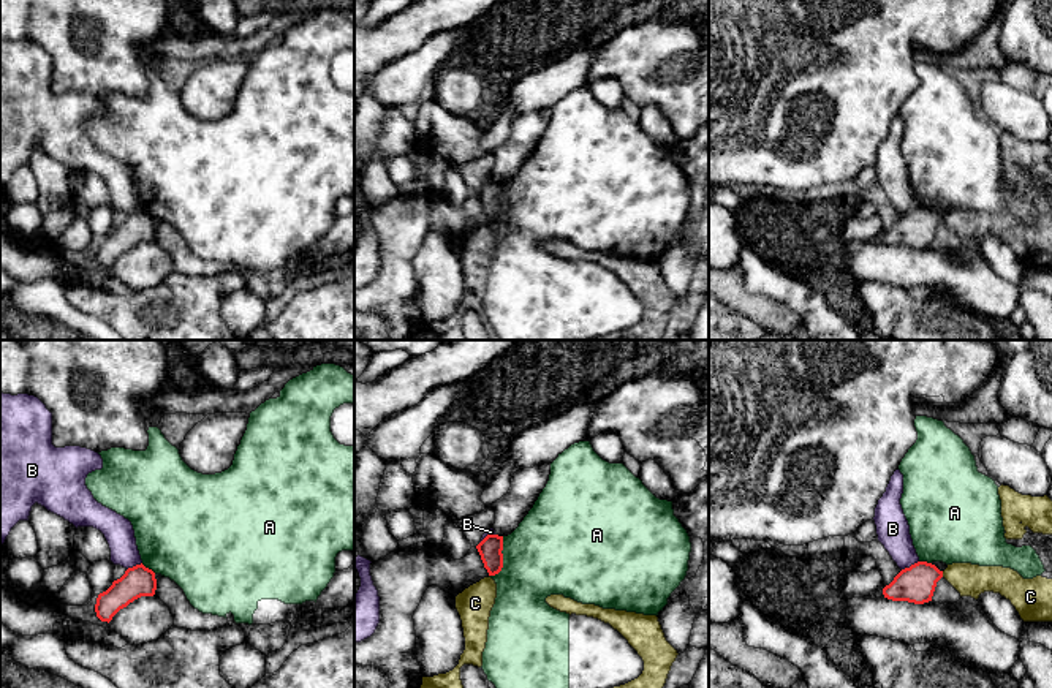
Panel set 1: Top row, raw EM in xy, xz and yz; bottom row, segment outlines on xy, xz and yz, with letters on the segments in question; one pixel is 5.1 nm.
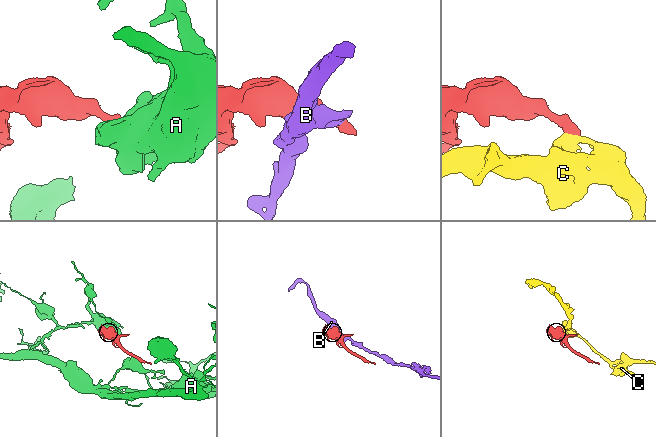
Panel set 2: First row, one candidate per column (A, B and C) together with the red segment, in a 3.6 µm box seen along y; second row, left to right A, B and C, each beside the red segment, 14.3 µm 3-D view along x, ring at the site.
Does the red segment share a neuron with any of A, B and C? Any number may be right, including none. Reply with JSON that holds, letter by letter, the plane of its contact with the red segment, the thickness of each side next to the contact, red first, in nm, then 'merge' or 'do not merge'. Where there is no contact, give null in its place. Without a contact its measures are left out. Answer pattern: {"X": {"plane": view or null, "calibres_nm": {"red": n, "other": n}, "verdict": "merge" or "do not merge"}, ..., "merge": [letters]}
{"A": {"plane": "xz", "calibres_nm": {"red": 120, "other": 420}, "verdict": "do not merge"}, "B": {"plane": "yz", "calibres_nm": {"red": 190, "other": 170}, "verdict": "do not merge"}, "C": {"plane": "yz", "calibres_nm": {"red": 190, "other": 160}, "verdict": "do not merge"}, "merge": []}

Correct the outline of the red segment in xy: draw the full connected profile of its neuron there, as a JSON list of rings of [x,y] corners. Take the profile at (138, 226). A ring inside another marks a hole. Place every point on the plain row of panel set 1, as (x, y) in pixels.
[[[142,209],[128,214],[125,220],[98,240],[95,258],[101,267],[111,267],[112,263],[130,248],[141,242],[153,242],[157,236],[155,218]]]

